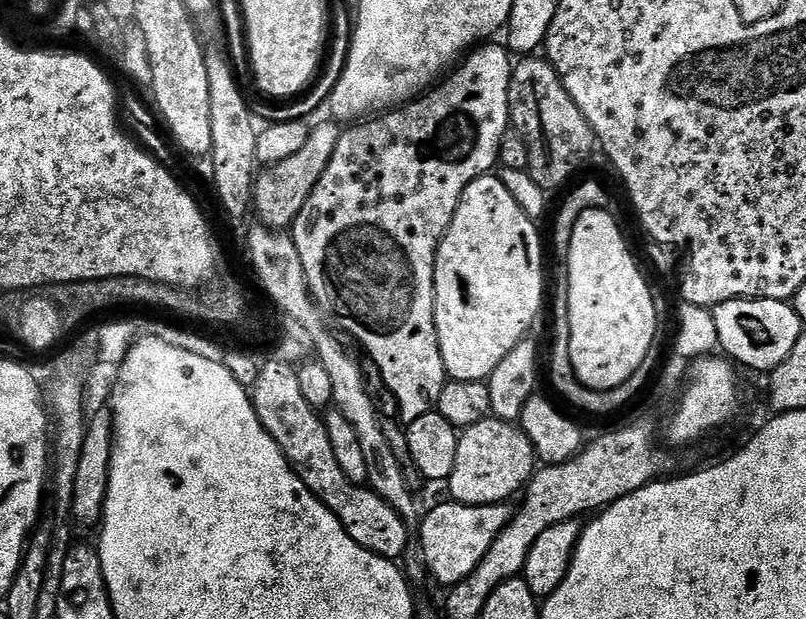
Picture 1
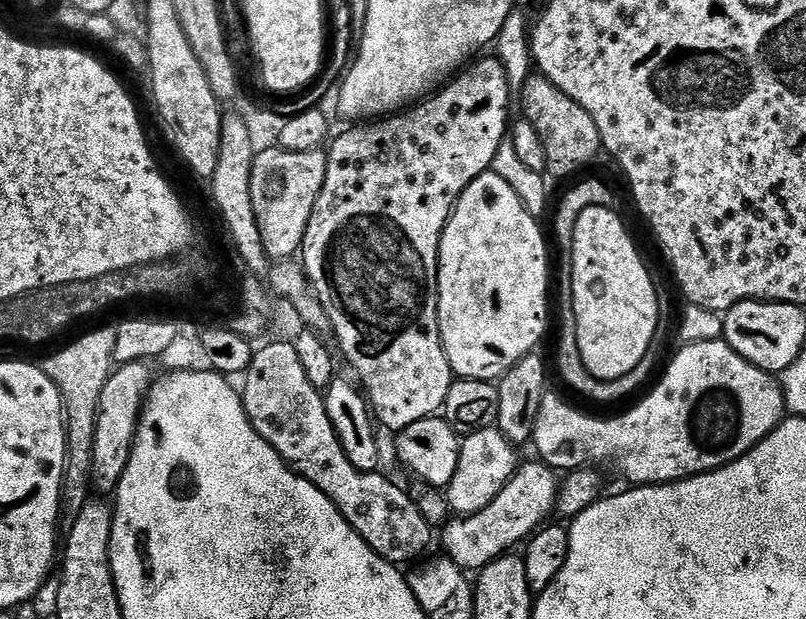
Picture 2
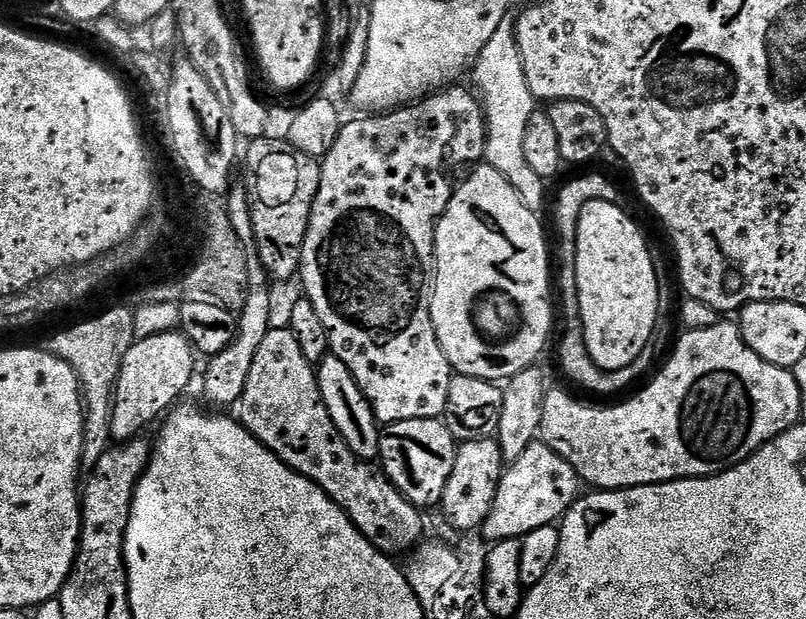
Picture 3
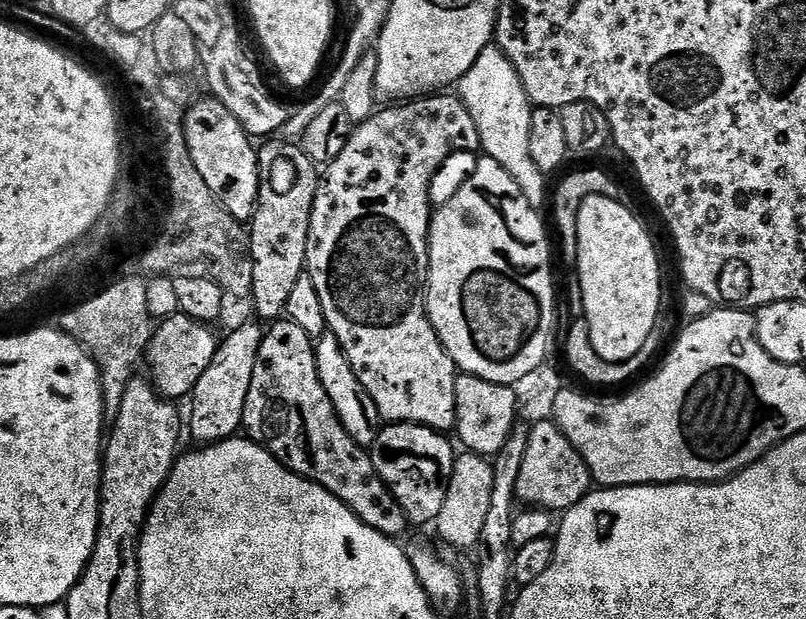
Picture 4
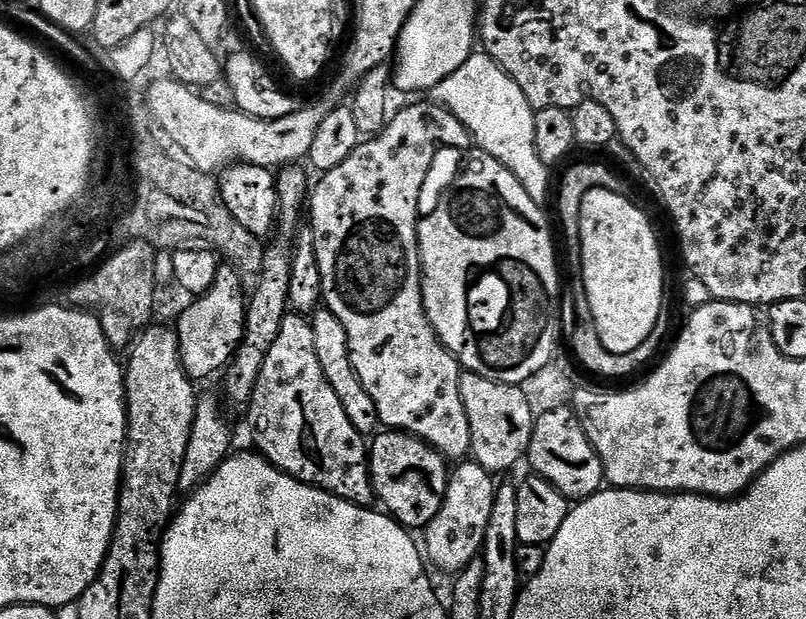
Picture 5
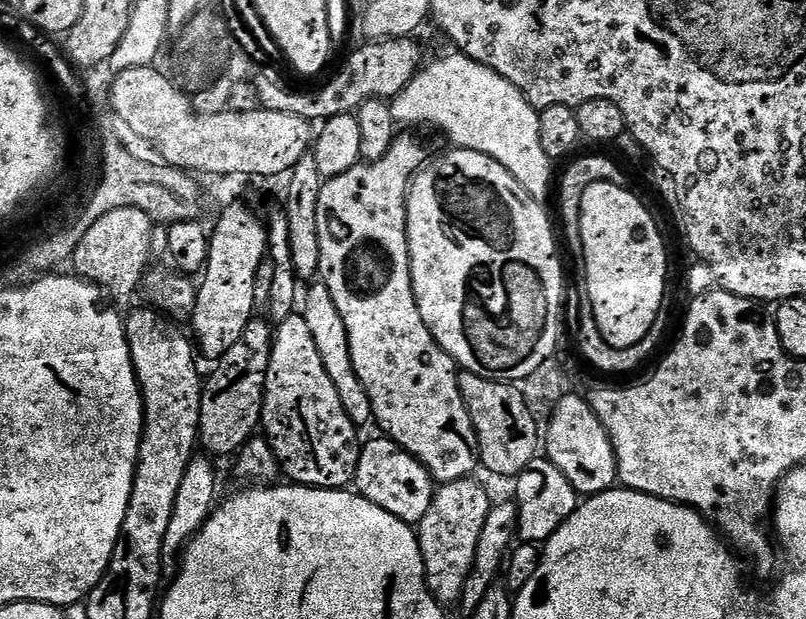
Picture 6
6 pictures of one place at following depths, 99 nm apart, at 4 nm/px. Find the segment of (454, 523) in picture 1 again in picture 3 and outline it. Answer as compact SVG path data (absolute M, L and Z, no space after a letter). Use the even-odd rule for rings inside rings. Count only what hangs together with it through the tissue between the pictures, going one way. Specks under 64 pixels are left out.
M543 442L526 446L522 458L511 461L500 477L494 506L482 525L483 539L488 542L520 540L542 526L555 525L563 521L581 492L580 475L574 466L570 466L570 462L566 462L566 458L554 454L554 450L550 450L550 446Z

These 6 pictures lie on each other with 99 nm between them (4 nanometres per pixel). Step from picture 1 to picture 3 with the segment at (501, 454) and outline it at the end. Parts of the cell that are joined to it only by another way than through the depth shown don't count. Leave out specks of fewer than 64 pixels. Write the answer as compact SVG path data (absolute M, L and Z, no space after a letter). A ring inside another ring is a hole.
M490 438L463 441L456 449L450 482L446 482L442 501L445 518L466 534L475 533L494 506L494 498L498 494L500 477L503 476L505 467L506 461L499 440Z

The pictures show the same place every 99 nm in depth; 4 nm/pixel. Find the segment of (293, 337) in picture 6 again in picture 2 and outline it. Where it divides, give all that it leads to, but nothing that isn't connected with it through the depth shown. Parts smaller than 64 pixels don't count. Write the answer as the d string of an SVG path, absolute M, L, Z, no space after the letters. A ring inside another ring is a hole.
M268 344L251 353L252 361L248 371L243 373L244 388L242 399L244 413L250 418L254 430L266 441L284 463L296 473L297 476L306 478L330 502L334 502L336 509L350 522L356 533L370 545L384 560L397 566L404 566L407 560L415 561L423 557L428 543L432 540L432 528L428 525L426 517L420 513L420 508L395 484L383 476L383 471L363 472L346 458L346 450L342 450L342 442L338 442L338 434L330 422L330 414L326 414L326 406L321 389L315 388L308 377L305 361L300 361L300 352L292 344Z

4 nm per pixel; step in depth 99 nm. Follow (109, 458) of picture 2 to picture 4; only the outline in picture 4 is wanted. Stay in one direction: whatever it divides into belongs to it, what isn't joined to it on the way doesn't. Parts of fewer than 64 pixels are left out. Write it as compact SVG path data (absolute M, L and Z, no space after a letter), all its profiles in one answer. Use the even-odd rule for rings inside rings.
M183 314L161 319L155 325L146 353L146 368L148 364L152 371L151 383L160 396L172 402L179 401L179 396L191 397L194 386L198 386L198 378L202 378L202 374L206 374L206 366L214 362L218 336L212 331L209 325Z

